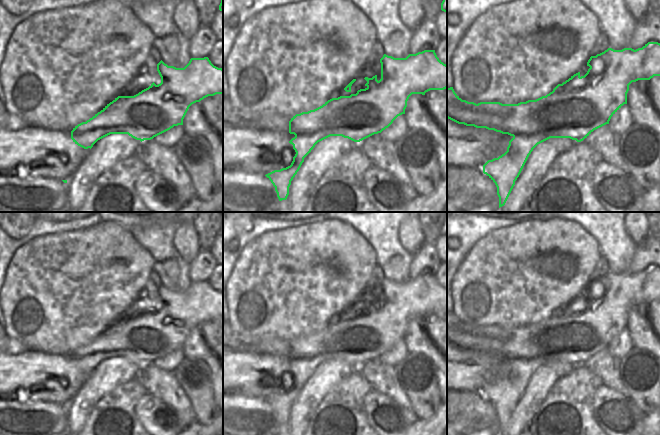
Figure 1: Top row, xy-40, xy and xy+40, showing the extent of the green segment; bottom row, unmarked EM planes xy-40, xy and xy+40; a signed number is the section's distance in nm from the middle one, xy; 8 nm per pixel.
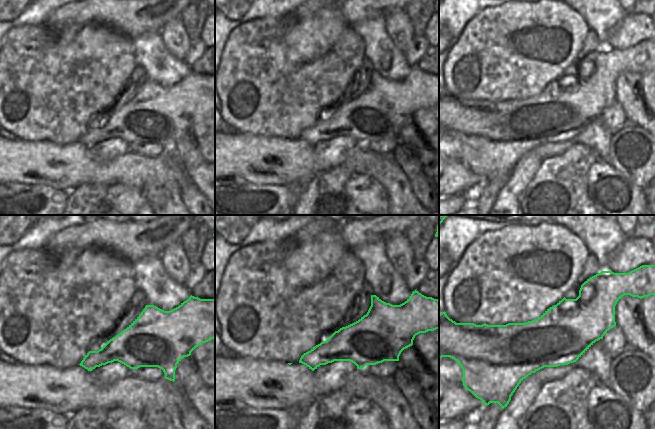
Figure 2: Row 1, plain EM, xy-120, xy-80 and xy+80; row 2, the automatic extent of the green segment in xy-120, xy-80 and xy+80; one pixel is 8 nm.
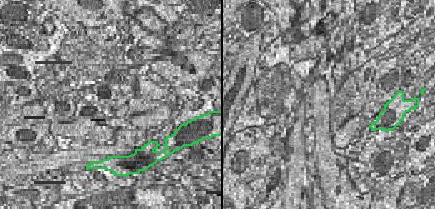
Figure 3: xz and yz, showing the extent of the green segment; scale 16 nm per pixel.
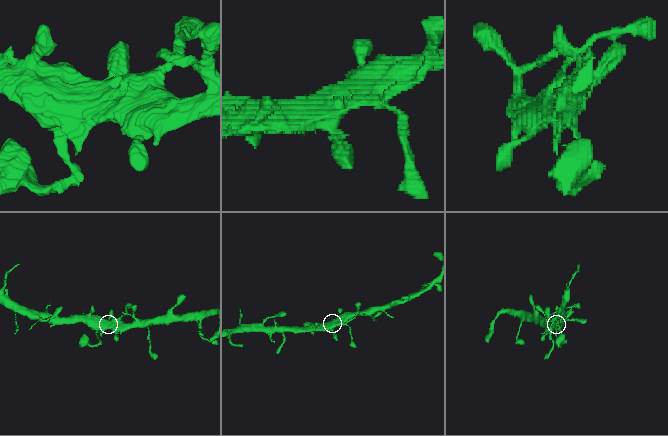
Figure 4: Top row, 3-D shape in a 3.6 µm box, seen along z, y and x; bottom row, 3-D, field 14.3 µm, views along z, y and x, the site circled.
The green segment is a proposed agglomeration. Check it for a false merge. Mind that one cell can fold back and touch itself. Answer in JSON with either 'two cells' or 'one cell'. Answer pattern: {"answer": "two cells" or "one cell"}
{"answer": "one cell"}

